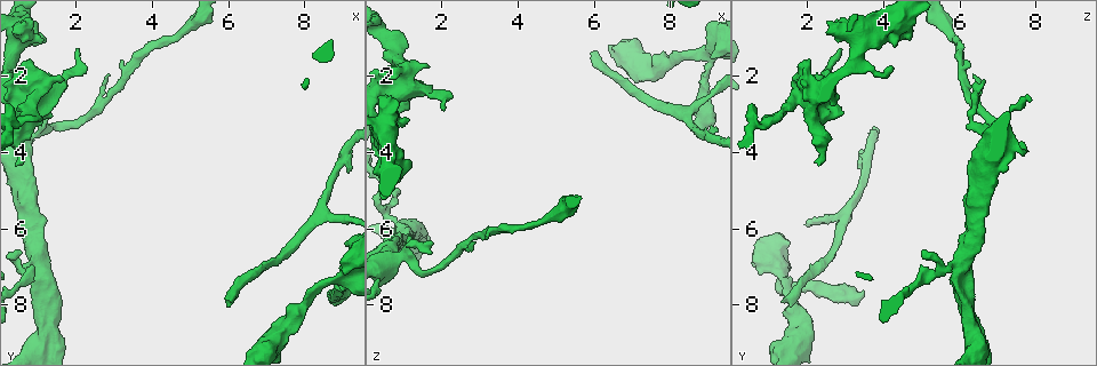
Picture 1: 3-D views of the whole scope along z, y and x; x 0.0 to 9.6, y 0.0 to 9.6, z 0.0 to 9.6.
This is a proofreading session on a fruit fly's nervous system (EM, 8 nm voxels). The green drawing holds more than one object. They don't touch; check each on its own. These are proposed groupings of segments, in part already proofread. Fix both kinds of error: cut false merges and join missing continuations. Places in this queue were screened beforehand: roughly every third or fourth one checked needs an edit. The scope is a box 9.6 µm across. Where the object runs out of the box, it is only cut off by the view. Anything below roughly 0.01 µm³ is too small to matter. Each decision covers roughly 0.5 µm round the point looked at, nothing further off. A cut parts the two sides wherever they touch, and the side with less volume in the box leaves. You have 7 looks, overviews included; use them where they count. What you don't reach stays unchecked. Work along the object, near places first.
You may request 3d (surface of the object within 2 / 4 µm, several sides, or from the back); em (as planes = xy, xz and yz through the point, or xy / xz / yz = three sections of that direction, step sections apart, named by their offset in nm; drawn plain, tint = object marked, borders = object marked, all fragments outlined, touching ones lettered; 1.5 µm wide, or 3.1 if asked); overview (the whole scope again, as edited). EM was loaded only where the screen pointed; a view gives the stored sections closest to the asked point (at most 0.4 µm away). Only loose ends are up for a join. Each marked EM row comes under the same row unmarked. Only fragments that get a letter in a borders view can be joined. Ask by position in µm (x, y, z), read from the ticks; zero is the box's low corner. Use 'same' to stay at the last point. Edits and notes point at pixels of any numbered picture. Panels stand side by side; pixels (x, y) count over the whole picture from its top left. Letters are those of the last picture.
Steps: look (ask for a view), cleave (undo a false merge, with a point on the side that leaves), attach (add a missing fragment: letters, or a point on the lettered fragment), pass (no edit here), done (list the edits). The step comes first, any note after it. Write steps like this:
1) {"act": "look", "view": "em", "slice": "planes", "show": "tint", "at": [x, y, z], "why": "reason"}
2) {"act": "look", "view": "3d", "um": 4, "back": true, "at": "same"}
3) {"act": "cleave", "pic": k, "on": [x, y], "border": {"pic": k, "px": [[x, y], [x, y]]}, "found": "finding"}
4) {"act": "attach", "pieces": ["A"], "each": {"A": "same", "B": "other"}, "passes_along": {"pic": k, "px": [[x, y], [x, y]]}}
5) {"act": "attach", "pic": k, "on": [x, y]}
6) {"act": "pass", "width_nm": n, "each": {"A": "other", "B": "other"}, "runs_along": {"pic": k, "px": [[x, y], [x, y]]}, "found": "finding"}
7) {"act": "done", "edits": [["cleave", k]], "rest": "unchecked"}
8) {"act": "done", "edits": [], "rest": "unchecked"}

{"act": "look", "view": "em", "slice": "planes", "show": "borders", "at": [6.00, 8.05, 1.50]}

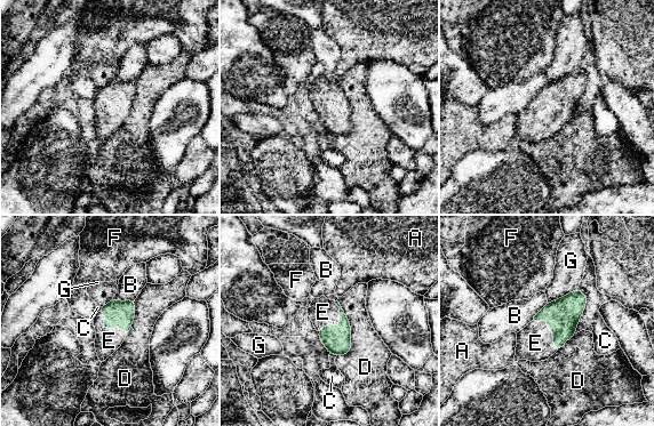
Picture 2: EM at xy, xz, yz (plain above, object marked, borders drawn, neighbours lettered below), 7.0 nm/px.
{"act": "attach", "pic": 2, "on": [108, 340], "each": {"A": "other", "B": "other", "C": "other", "D": "other", "E": "same", "F": "other", "G": "other"}, "found": "it goes on there"}

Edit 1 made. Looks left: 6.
{"act": "look", "view": "overview", "why": "redraw"}

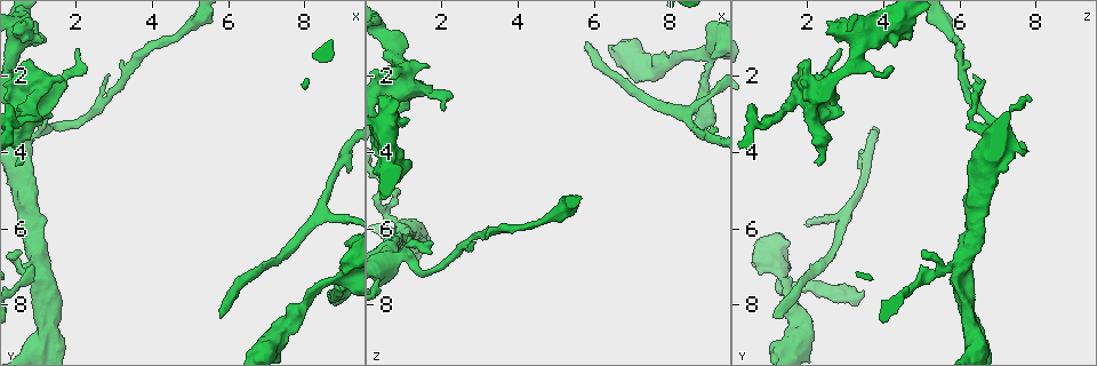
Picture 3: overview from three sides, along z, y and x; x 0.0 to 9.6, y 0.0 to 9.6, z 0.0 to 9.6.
{"act": "look", "view": "em", "slice": "xy", "step": 4, "show": "borders", "at": [8.35, 5.70, 2.95], "why": "three-way junction"}

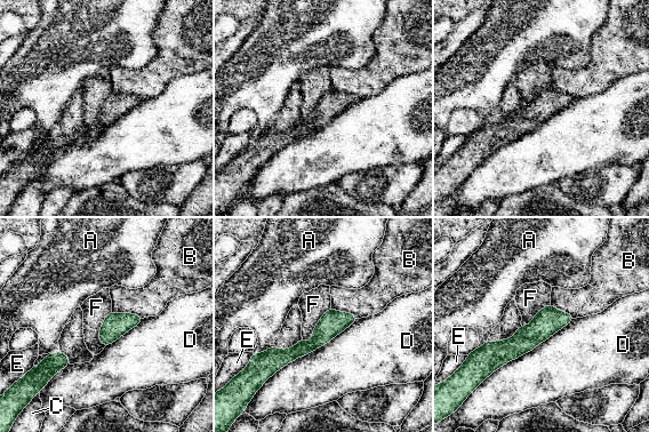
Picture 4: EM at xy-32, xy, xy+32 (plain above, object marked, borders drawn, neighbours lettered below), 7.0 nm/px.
{"act": "look", "view": "em", "slice": "planes", "show": "borders", "at": "same"}

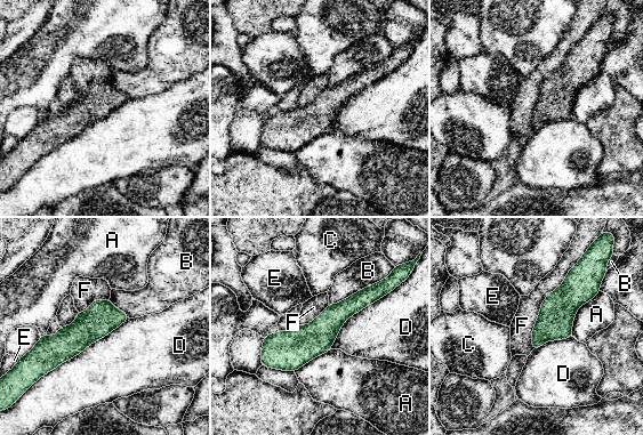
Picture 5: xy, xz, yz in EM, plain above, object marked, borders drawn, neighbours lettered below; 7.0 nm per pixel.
{"act": "pass", "each": {"A": "other", "B": "other", "C": "other", "D": "other", "E": "other", "F": "other"}, "runs_along": {"pic": 5, "px": [[123, 316], [102, 317], [18, 367]]}, "found": "one cell here"}

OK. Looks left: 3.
{"act": "look", "view": "em", "slice": "yz", "step": 4, "show": "tint", "at": [8.65, 7.70, 3.45], "why": "long arm stops here"}

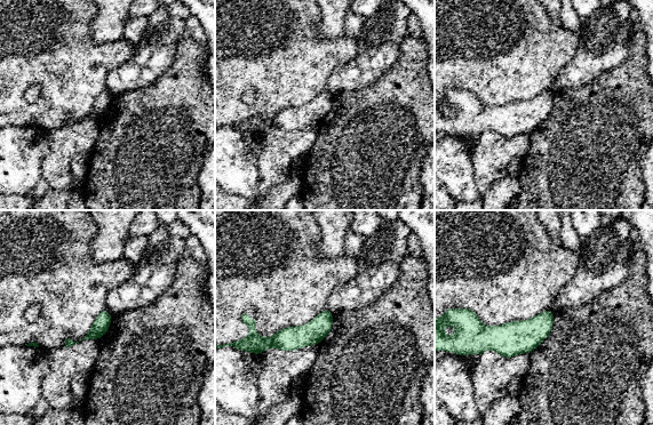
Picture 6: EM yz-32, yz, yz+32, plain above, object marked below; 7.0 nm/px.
{"act": "look", "view": "em", "slice": "planes", "show": "borders", "at": "same"}

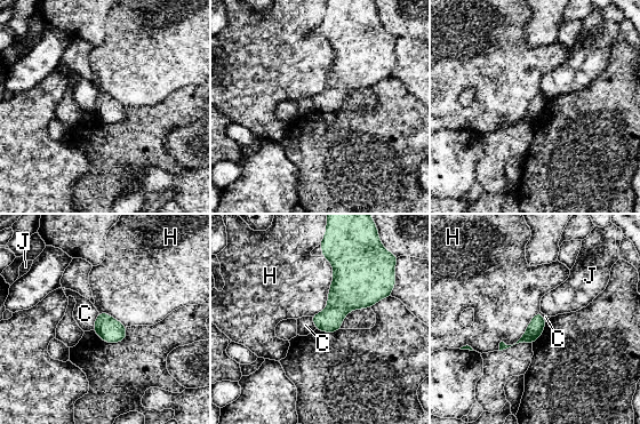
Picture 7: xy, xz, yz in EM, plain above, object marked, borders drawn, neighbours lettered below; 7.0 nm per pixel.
{"act": "pass", "each": {"C": "other", "H": "other", "J": "other"}, "found": "none of them fits"}

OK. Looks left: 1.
{"act": "done", "edits": [["attach", 2]], "rest": "unchecked"}

